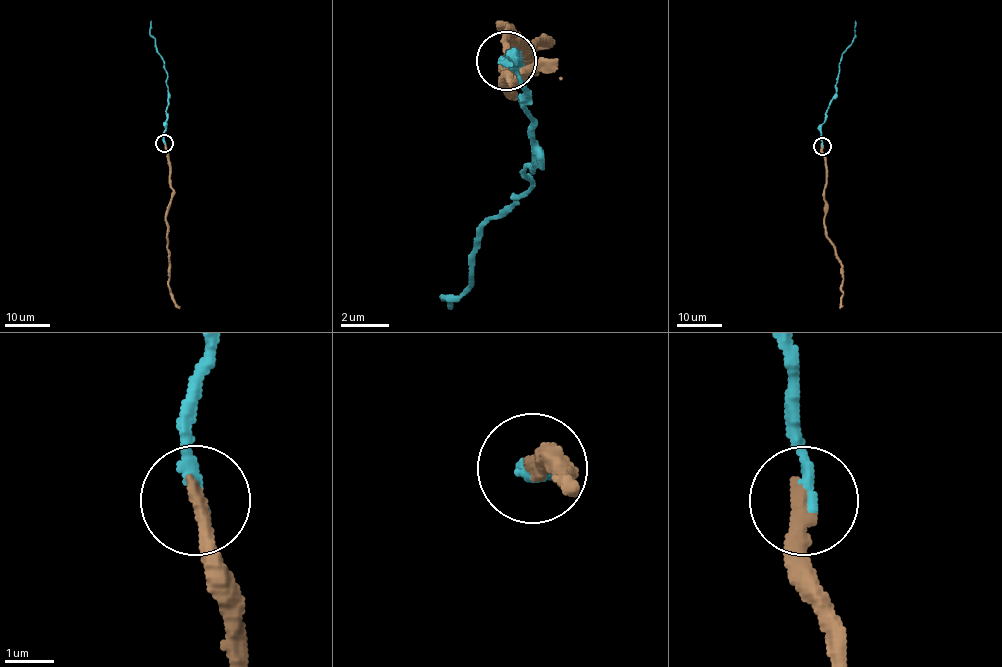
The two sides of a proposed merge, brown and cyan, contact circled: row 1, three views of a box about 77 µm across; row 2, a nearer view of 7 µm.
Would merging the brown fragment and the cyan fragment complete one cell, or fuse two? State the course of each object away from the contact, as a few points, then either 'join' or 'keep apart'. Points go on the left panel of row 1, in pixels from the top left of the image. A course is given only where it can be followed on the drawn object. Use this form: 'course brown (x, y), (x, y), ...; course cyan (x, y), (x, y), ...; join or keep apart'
course brown (164, 143), (173, 196), (165, 224), (168, 286), (172, 300), (179, 309); course cyan (164, 143), (167, 72), (155, 39), (150, 34), (151, 21); keep apart

